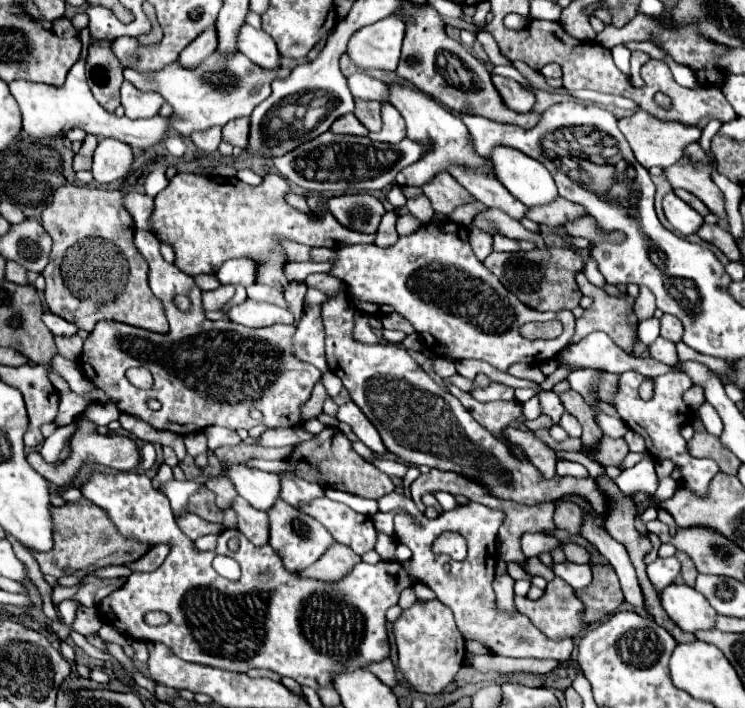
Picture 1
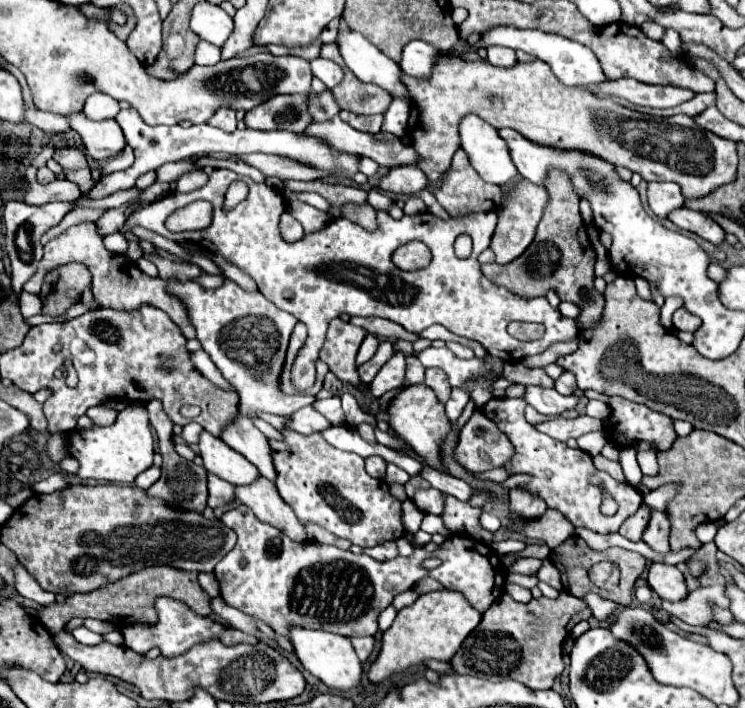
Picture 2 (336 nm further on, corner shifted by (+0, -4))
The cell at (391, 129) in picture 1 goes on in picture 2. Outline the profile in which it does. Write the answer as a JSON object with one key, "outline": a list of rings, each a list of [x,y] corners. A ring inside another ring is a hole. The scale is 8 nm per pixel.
{"outline":[[[394,98],[390,108],[384,114],[384,124],[382,124],[382,132],[390,132],[398,138],[402,138],[406,134],[406,124],[408,124],[408,114],[410,114],[410,100],[402,100],[402,98]]]}

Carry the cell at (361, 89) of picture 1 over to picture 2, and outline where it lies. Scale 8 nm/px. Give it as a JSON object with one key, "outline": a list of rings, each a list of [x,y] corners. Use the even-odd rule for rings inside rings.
{"outline":[[[316,58],[310,62],[312,64],[312,74],[320,78],[328,88],[334,88],[342,80],[342,68],[326,58]]]}

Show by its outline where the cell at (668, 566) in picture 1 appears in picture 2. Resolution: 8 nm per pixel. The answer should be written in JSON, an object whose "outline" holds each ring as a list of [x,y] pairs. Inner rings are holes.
{"outline":[[[650,510],[650,522],[646,526],[646,532],[642,540],[656,552],[666,554],[670,550],[668,546],[668,534],[670,534],[670,520],[664,510]]]}

